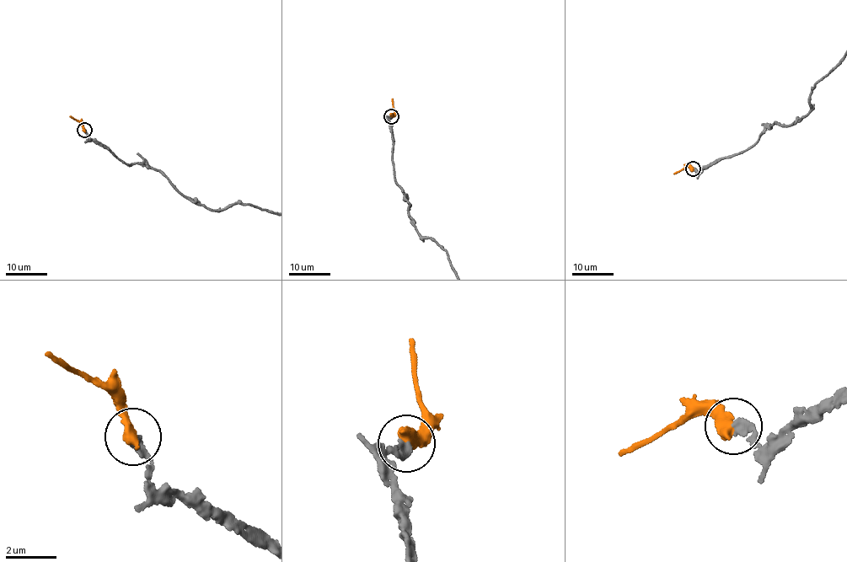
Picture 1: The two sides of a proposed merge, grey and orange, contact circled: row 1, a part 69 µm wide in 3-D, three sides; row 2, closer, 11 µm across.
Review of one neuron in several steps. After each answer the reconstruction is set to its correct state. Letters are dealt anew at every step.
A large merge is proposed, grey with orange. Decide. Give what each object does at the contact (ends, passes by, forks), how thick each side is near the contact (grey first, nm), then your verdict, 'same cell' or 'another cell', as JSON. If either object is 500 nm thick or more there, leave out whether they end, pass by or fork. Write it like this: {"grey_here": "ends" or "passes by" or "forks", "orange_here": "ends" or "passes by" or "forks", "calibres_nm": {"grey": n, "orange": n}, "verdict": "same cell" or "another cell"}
{"grey_here": "ends", "orange_here": "ends", "calibres_nm": {"grey": 320, "orange": 480}, "verdict": "same cell"}

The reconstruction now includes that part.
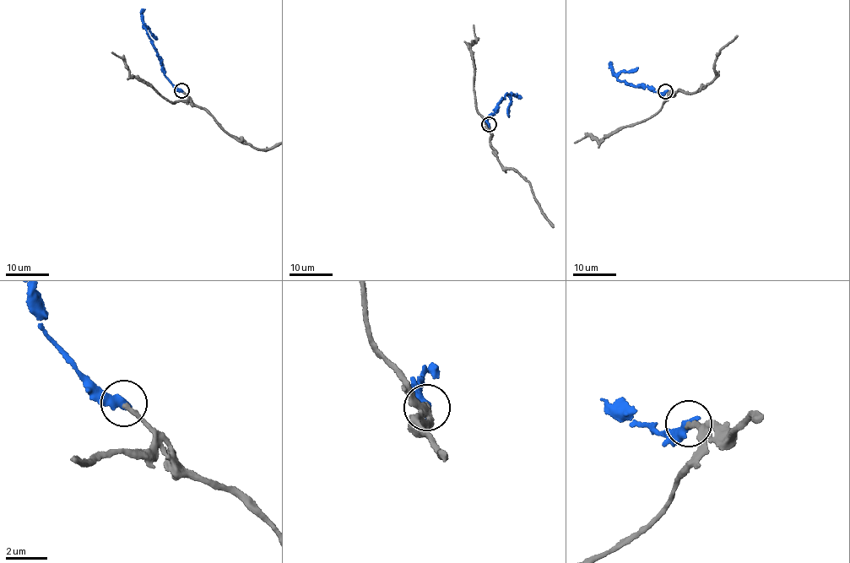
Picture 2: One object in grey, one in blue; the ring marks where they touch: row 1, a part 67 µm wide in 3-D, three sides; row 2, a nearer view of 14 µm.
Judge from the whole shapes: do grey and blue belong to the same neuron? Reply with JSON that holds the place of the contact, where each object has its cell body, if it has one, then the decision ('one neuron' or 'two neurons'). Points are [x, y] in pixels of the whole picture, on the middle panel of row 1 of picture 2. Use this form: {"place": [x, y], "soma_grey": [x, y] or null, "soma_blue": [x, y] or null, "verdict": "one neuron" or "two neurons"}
{"place": [489, 124], "soma_grey": null, "soma_blue": null, "verdict": "one neuron"}

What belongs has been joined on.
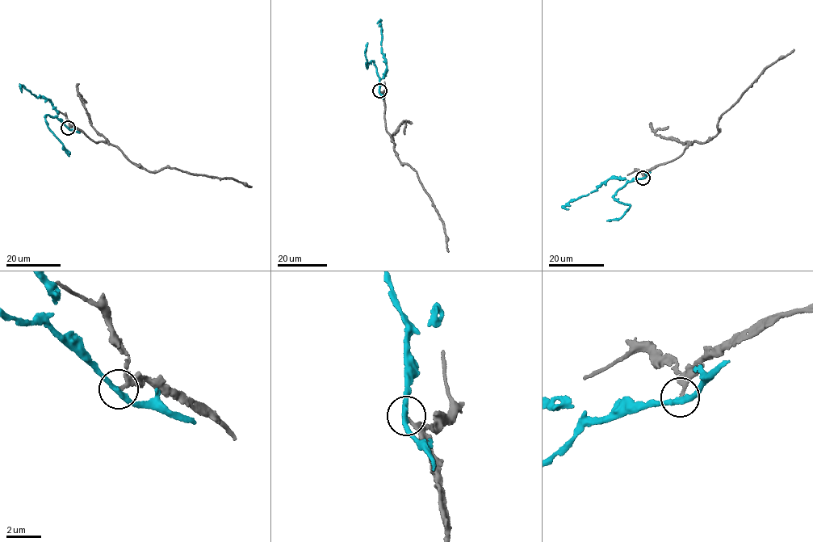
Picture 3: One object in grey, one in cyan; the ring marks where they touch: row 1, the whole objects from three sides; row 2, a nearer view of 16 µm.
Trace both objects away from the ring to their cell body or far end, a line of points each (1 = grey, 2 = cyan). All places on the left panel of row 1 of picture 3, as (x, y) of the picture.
1: (67, 128), (78, 129), (96, 143), (106, 141), (146, 170), (175, 168), (194, 175), (232, 178), (252, 186)
2: (67, 128), (55, 116), (48, 114), (45, 116), (49, 128), (62, 146)

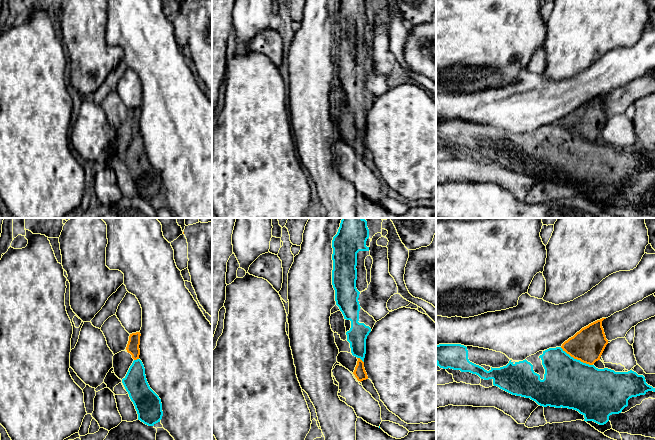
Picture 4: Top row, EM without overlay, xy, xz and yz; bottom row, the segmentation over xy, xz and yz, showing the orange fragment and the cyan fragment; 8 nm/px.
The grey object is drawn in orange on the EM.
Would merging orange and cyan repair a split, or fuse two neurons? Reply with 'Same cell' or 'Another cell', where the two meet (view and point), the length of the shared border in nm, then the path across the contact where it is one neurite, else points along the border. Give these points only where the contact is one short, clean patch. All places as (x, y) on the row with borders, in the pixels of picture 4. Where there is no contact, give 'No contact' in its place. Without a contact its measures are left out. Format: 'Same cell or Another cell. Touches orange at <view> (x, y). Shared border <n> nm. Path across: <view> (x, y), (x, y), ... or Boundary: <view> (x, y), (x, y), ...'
Another cell. Touches orange at yz (576, 358). Shared border 300 nm. Boundary: yz (560, 347), (574, 358), (592, 365)

